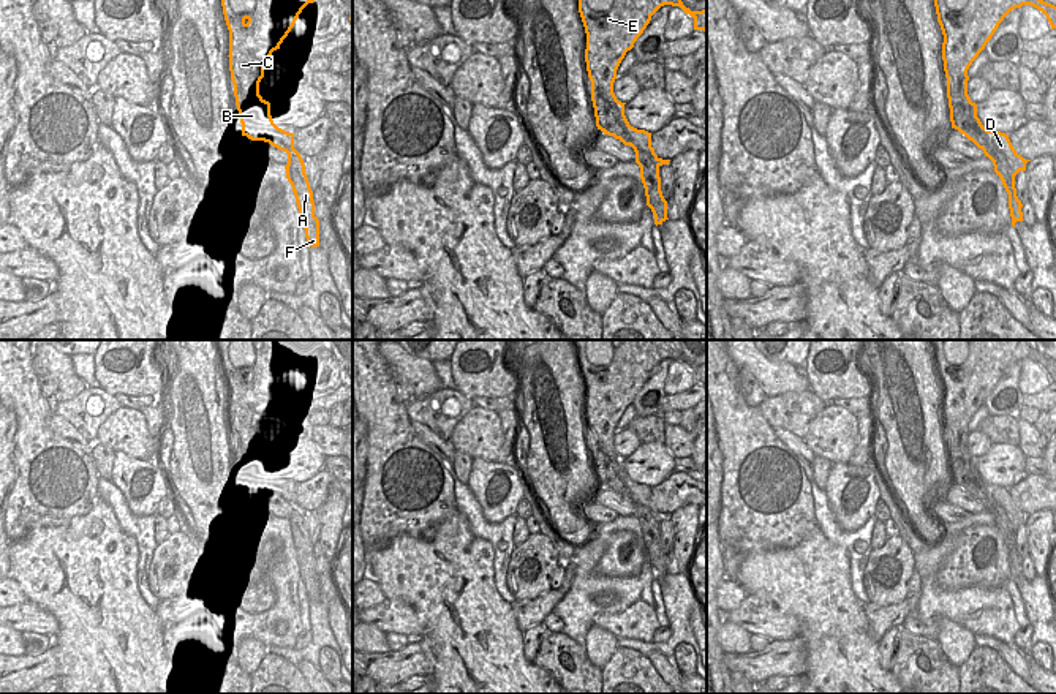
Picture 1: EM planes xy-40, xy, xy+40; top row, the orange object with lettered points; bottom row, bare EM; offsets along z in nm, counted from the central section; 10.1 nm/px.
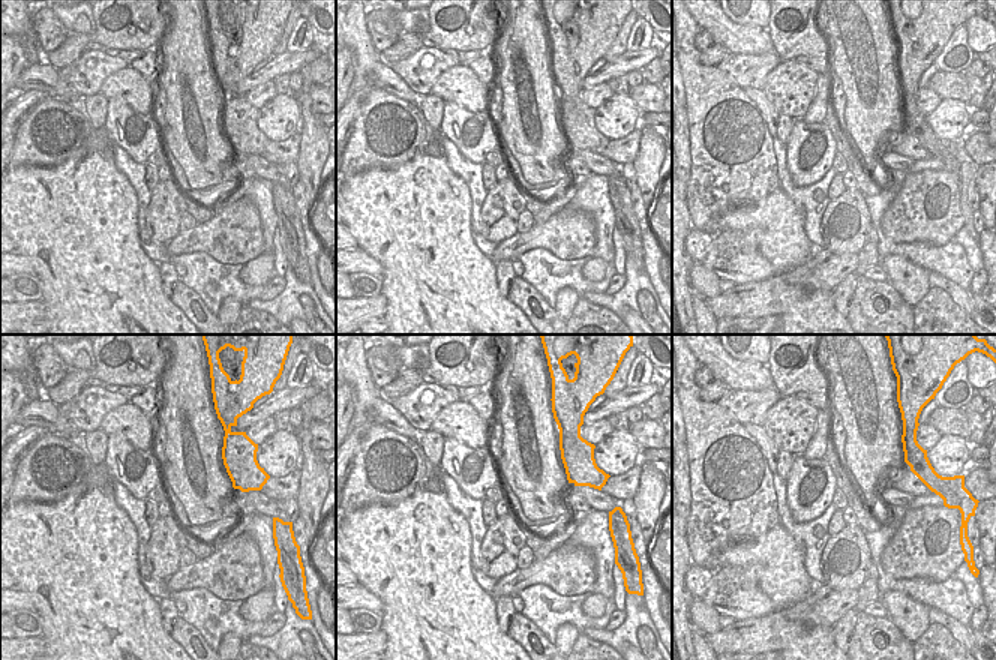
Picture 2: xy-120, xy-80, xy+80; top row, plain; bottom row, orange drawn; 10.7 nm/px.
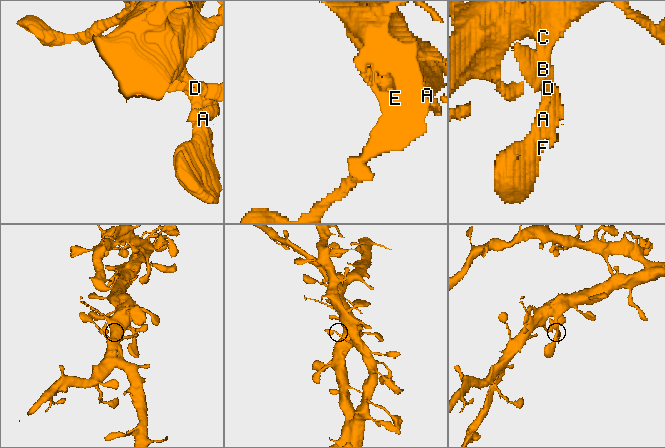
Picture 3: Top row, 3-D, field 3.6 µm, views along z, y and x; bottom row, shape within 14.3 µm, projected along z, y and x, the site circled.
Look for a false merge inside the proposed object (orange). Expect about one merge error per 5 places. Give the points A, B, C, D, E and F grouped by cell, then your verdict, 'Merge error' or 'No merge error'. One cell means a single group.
Groups: A B C D E F. No merge error

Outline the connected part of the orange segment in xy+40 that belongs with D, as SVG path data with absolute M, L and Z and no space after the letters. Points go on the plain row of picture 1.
M930 340L934 353L937 376L941 379L944 397L942 397L942 414L947 432L947 452L950 462L952 482L958 484L979 503L983 504L985 511L993 515L994 526L1002 534L1002 539L1009 549L1009 563L1012 571L1012 580L1016 575L1023 575L1021 555L1016 550L1015 530L1020 525L1026 525L1024 514L1013 503L1009 488L1001 485L986 484L977 471L977 458L971 455L967 449L967 424L979 408L985 403L994 386L1004 372L1015 362L1031 359L1042 365L1051 384L1056 383L1056 360L1040 354L1034 343L1026 340Z

